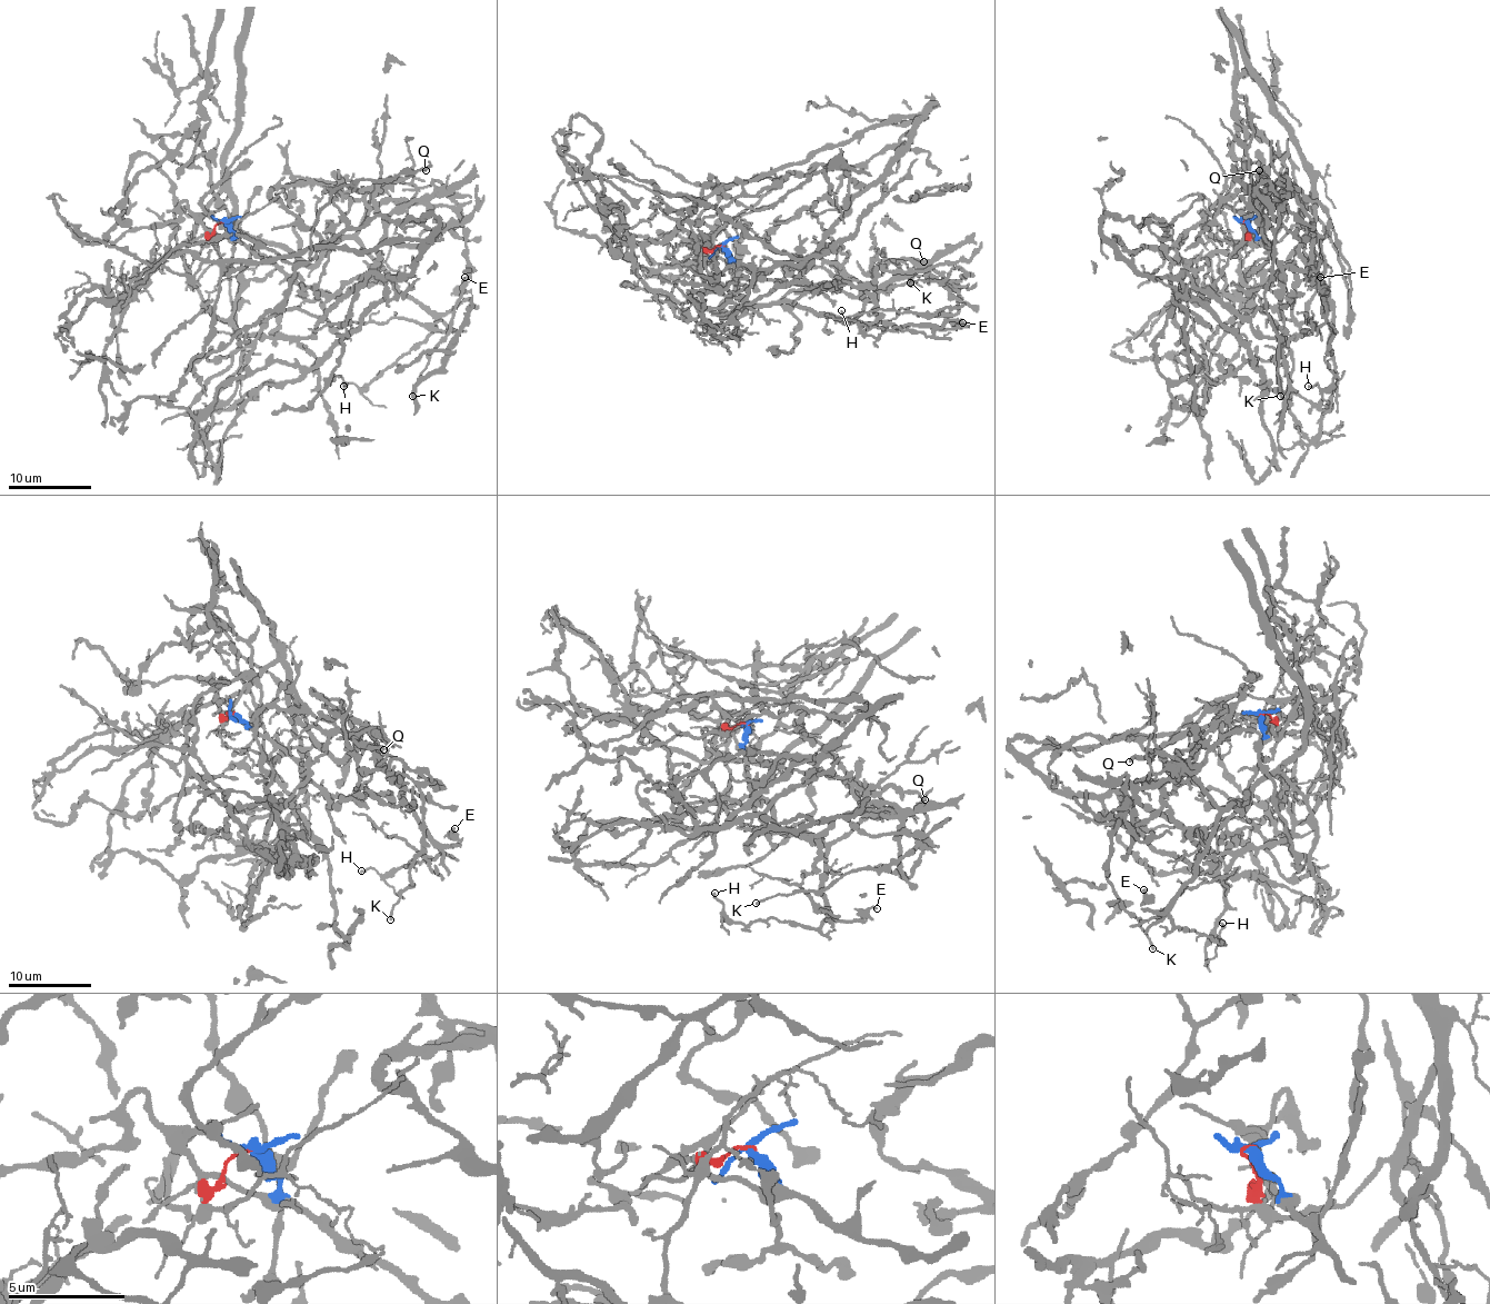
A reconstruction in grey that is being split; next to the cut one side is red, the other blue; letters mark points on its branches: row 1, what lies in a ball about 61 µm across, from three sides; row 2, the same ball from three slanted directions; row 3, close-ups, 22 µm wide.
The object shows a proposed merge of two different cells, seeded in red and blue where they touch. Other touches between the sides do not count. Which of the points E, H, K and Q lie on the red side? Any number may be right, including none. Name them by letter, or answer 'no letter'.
E, H

